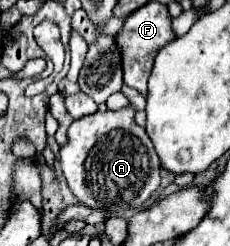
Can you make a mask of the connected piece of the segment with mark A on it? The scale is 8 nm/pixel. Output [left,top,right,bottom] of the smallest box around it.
[58,106,160,214]

